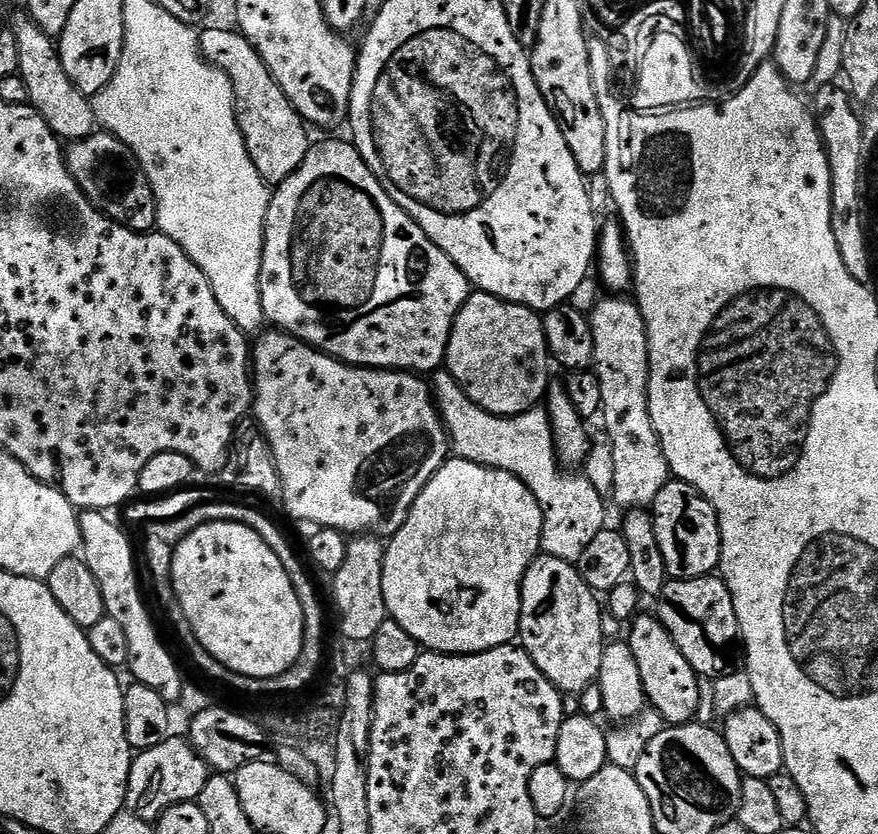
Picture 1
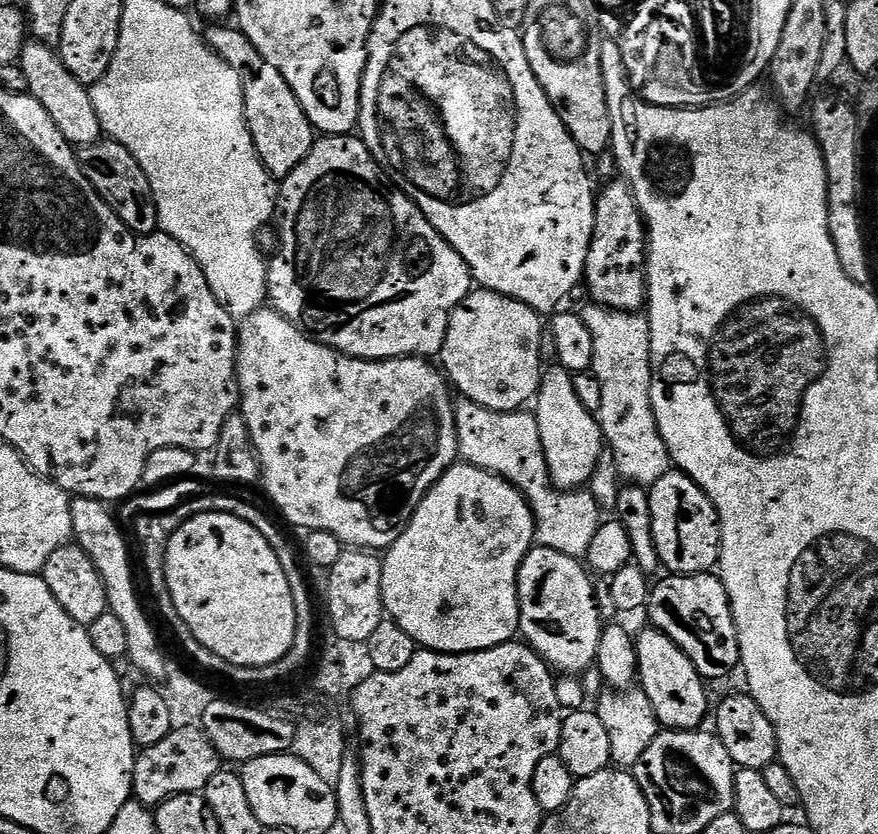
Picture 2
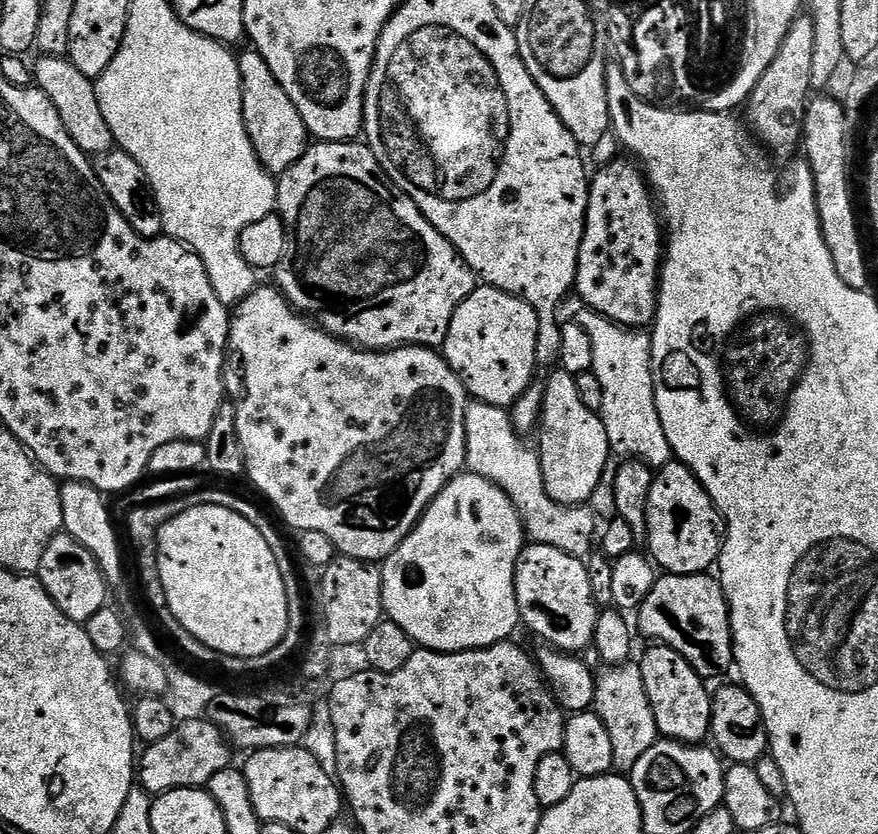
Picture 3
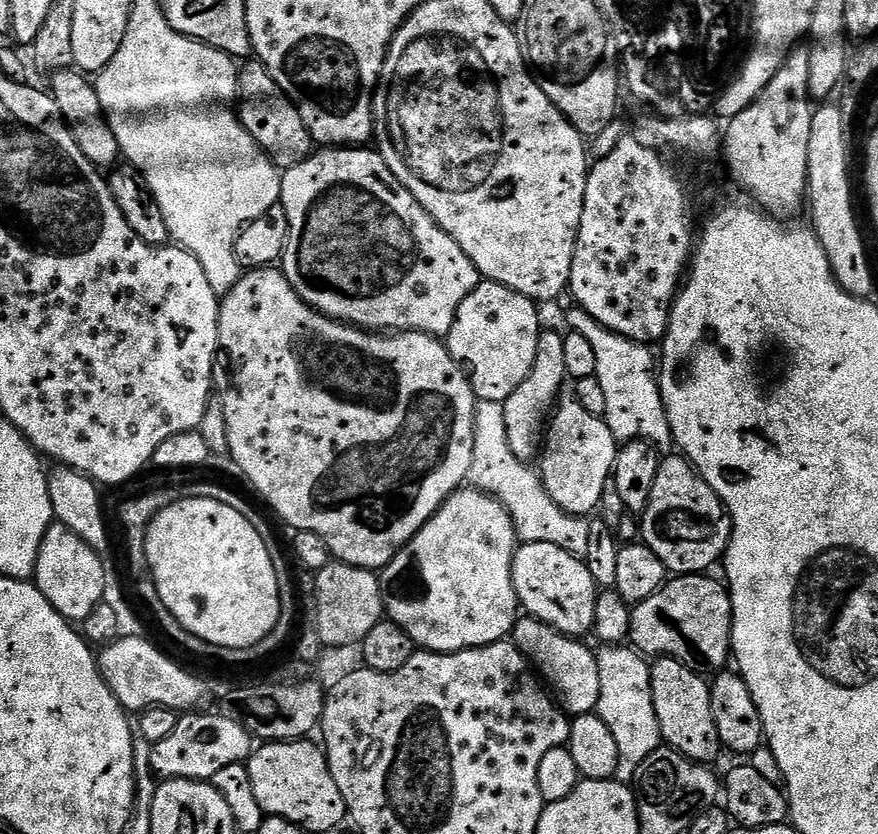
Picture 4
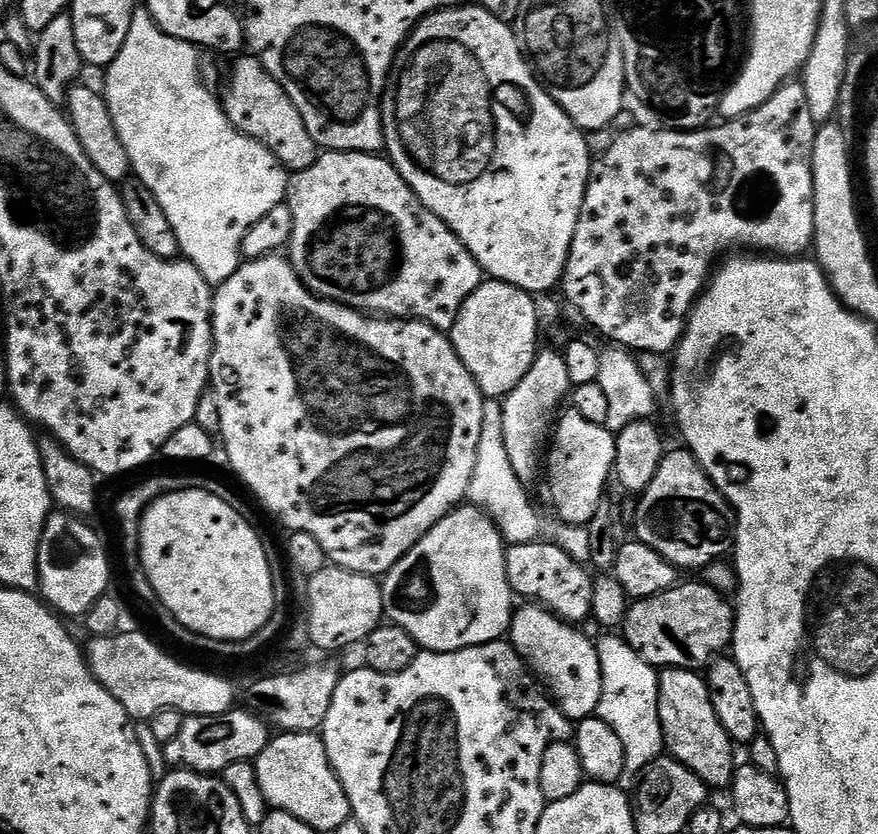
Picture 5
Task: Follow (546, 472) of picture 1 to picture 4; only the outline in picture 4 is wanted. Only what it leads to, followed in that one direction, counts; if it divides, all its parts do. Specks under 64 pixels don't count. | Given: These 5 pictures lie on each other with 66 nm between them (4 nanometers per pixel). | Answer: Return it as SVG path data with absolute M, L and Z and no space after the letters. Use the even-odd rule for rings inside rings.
M479 401L474 422L474 458L470 462L467 483L478 492L494 497L512 519L517 541L525 544L550 542L562 546L570 554L581 558L589 545L590 524L585 517L564 513L544 489L539 471L531 463L524 463L510 450L503 418L503 404Z

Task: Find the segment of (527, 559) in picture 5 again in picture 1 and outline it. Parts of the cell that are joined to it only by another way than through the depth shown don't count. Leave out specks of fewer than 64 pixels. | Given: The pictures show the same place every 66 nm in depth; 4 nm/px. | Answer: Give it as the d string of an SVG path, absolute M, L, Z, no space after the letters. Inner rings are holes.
M539 555L533 560L532 564L526 570L524 580L520 583L520 635L519 643L524 651L530 654L530 658L538 666L538 670L542 670L542 674L548 679L552 685L559 688L564 694L580 694L576 692L584 692L588 687L595 685L600 678L600 667L602 666L602 654L604 653L604 645L606 639L602 634L602 622L600 621L600 612L602 604L598 601L597 593L586 586L586 582L580 577L580 572L576 568L575 563L563 560L562 558L554 558L553 556Z

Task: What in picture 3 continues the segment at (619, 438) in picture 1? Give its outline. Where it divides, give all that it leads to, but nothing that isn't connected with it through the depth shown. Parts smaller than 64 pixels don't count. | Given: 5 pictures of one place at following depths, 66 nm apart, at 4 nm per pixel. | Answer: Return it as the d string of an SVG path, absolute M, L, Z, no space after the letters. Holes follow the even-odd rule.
M580 306L574 322L586 330L594 345L591 371L602 385L602 410L598 415L605 424L611 455L621 456L619 459L624 462L639 462L653 470L673 463L670 442L666 442L666 430L662 430L662 418L658 418L654 398L651 335L644 330L623 328L587 306Z

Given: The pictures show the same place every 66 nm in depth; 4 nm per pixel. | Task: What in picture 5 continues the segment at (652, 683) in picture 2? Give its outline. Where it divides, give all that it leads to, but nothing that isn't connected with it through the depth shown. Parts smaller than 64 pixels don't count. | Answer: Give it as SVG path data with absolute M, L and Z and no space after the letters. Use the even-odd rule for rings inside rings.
M665 668L660 672L658 714L664 731L667 755L686 766L709 789L727 789L732 783L732 748L734 742L722 730L718 714L710 702L708 681L699 671L690 668Z

